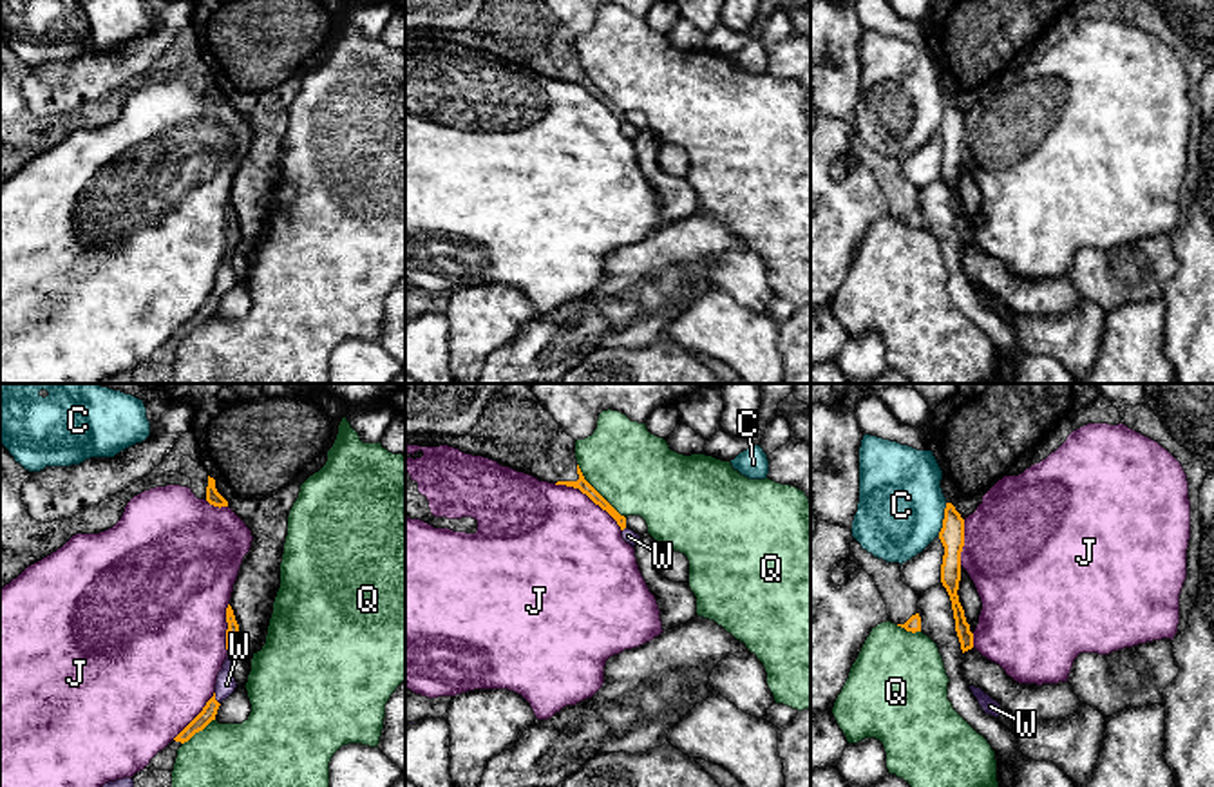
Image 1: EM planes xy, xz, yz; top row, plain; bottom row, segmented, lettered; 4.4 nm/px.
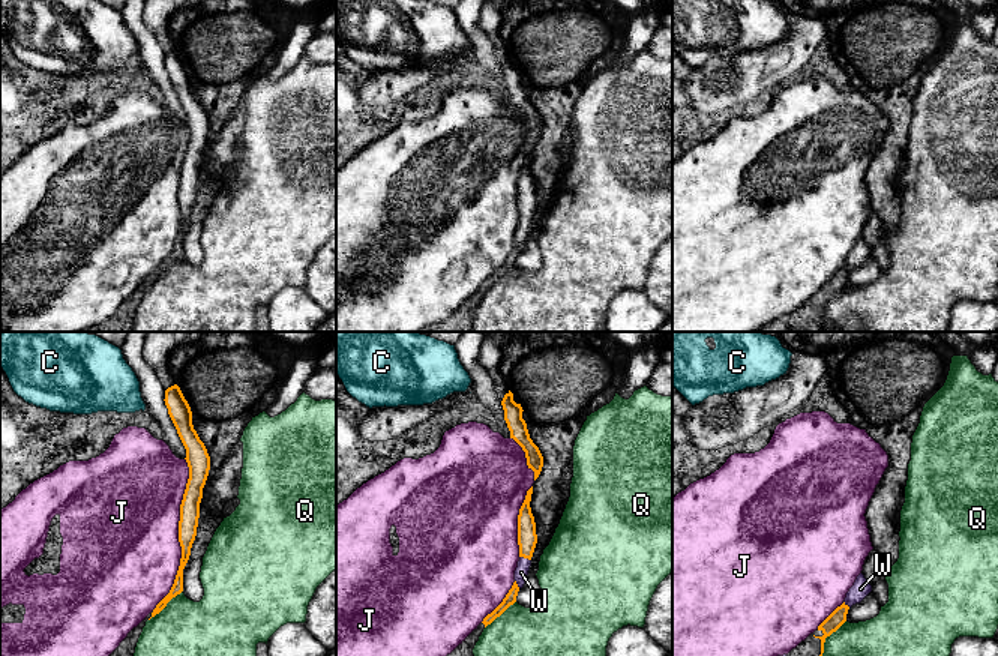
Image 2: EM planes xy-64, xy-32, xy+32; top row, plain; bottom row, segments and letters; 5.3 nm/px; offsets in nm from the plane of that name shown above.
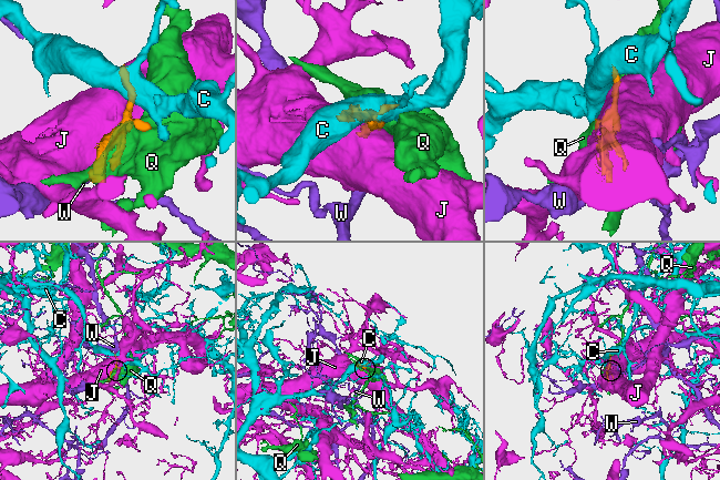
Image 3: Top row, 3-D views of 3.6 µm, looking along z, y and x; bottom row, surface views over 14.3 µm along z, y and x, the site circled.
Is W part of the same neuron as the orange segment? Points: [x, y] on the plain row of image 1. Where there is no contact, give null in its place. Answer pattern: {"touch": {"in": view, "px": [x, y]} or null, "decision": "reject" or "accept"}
{"touch": {"in": "xy", "px": [214, 293]}, "decision": "accept"}

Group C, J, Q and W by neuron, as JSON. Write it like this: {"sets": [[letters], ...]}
{"sets": [["C"], ["J"], ["Q"], ["W"]]}

